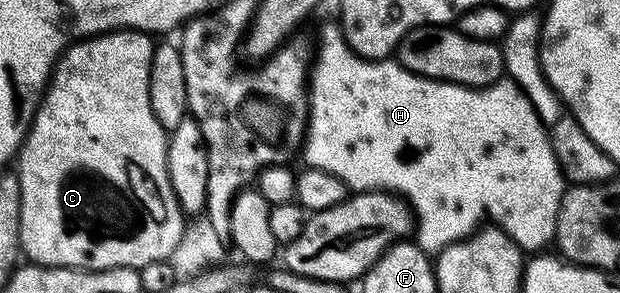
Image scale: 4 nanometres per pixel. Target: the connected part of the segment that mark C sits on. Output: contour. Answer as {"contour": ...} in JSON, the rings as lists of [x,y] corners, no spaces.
{"contour":[[[113,30],[107,34],[97,34],[91,38],[85,38],[79,42],[73,43],[60,57],[52,74],[52,79],[48,81],[48,87],[40,101],[40,106],[36,110],[36,115],[32,117],[31,129],[18,153],[20,160],[20,169],[18,175],[20,185],[22,186],[22,218],[20,219],[20,246],[23,255],[33,264],[43,264],[46,268],[79,268],[89,272],[101,272],[104,268],[135,268],[137,270],[145,268],[150,262],[169,259],[172,251],[178,246],[179,240],[183,236],[186,215],[179,202],[176,200],[175,192],[171,188],[170,178],[167,172],[167,147],[166,130],[154,118],[154,110],[150,106],[150,90],[148,89],[148,79],[150,78],[150,62],[152,61],[152,49],[154,40],[151,35],[145,34],[139,30]]]}

